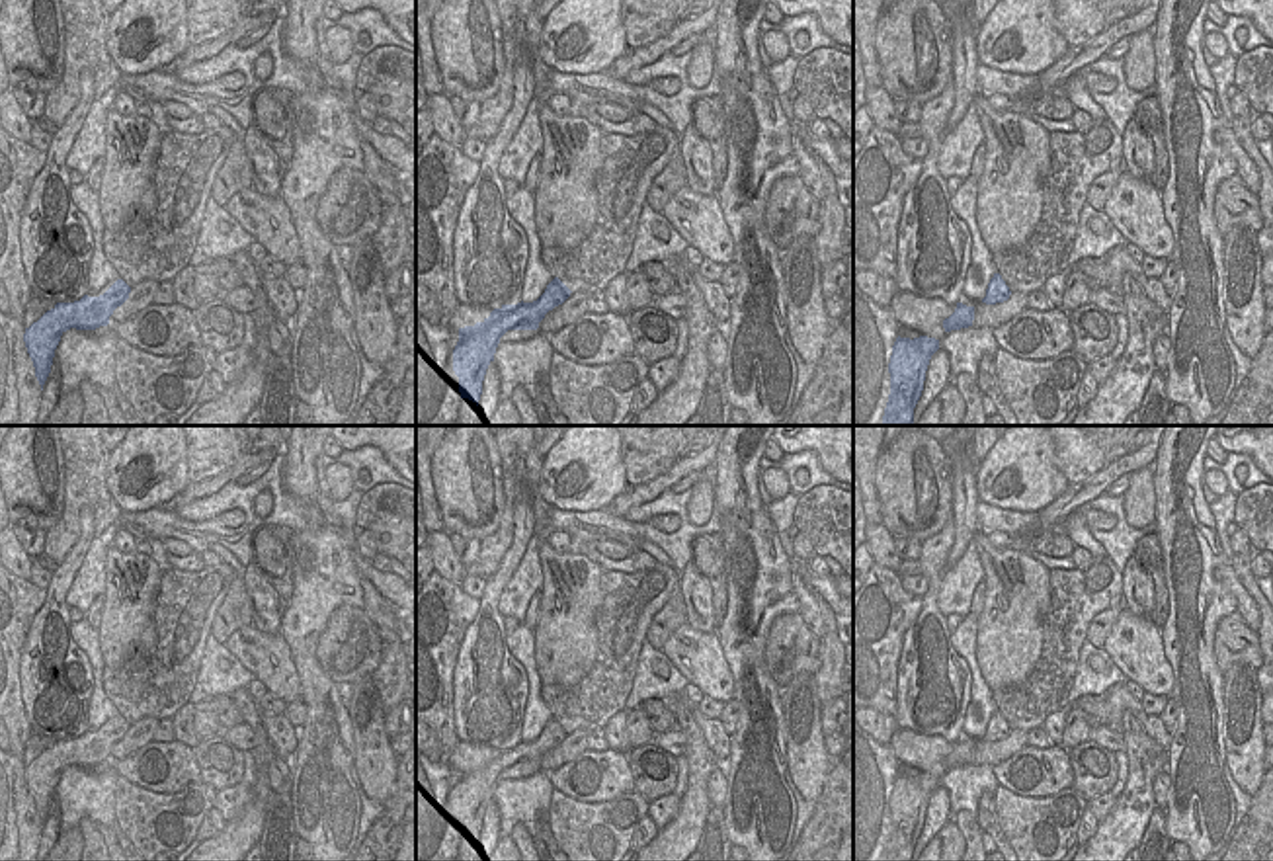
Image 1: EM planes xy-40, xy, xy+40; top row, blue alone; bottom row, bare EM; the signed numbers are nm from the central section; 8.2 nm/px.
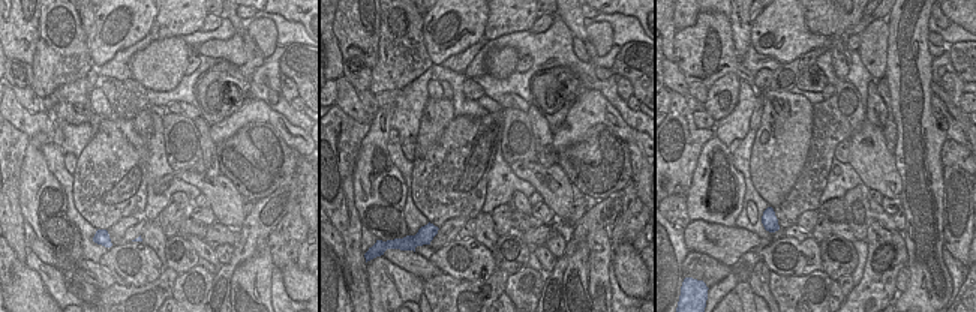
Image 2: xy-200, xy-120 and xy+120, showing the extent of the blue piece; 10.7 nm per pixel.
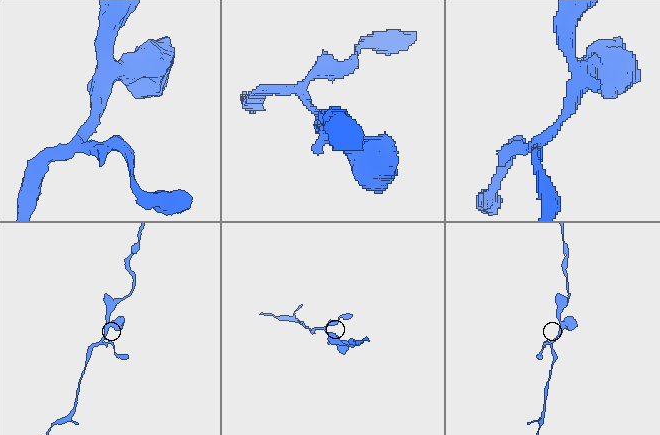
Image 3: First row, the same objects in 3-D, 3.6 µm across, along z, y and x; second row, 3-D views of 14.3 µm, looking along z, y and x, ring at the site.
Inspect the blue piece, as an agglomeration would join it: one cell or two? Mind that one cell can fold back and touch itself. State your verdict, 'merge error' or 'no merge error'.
no merge error

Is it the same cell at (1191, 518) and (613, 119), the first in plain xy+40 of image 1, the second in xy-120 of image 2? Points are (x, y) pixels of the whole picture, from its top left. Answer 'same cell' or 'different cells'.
same cell

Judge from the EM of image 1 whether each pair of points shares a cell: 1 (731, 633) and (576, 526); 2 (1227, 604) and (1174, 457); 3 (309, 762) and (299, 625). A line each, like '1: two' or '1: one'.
1: two
2: one
3: one

